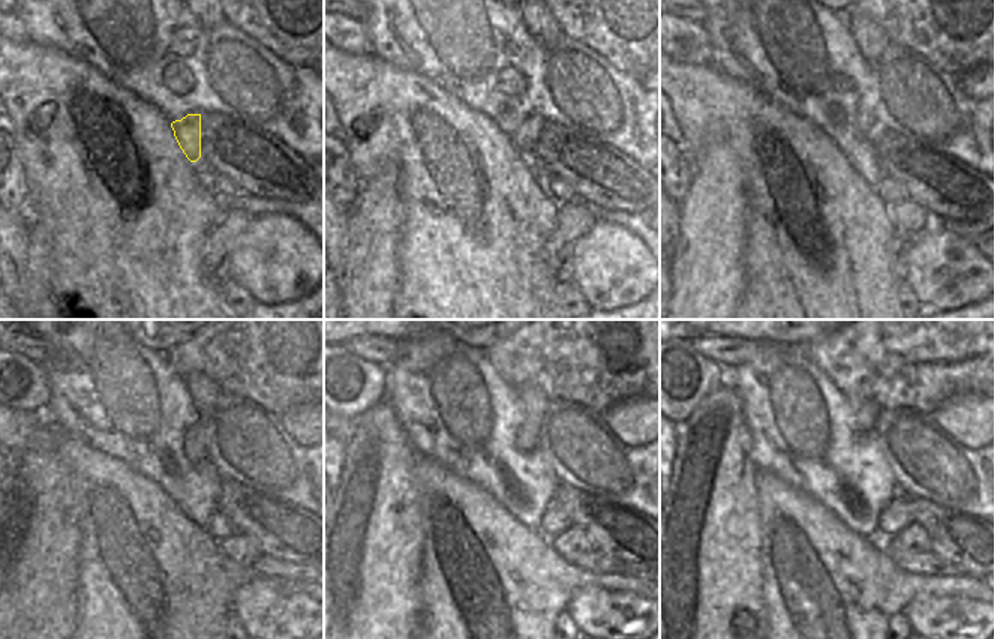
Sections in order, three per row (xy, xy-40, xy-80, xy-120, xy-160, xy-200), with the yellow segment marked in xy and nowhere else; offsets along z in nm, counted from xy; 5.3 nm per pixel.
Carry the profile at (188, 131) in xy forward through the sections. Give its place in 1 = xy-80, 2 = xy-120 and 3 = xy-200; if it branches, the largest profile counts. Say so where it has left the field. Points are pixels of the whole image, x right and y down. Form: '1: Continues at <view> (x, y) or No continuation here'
1: Continues at xy-80 (868, 126)
2: Continues at xy-120 (194, 449)
3: Continues at xy-200 (868, 413)

